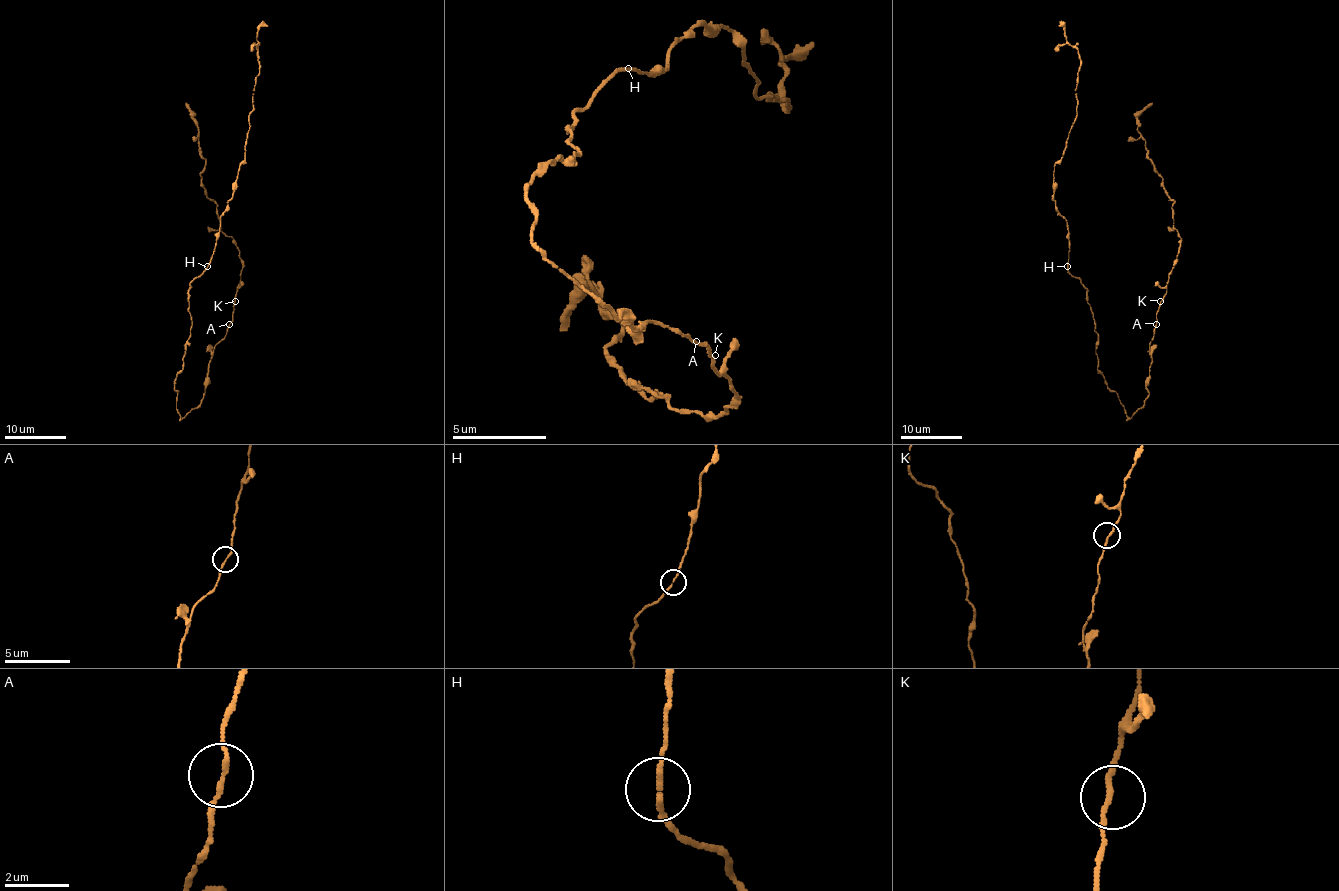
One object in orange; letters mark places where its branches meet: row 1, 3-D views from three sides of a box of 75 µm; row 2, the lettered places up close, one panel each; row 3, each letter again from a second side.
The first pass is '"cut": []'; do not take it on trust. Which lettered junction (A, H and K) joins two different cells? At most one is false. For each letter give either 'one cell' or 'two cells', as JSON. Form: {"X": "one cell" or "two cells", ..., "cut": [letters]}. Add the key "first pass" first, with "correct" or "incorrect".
{"first pass": "correct", "A": "one cell", "H": "one cell", "K": "one cell", "cut": []}

